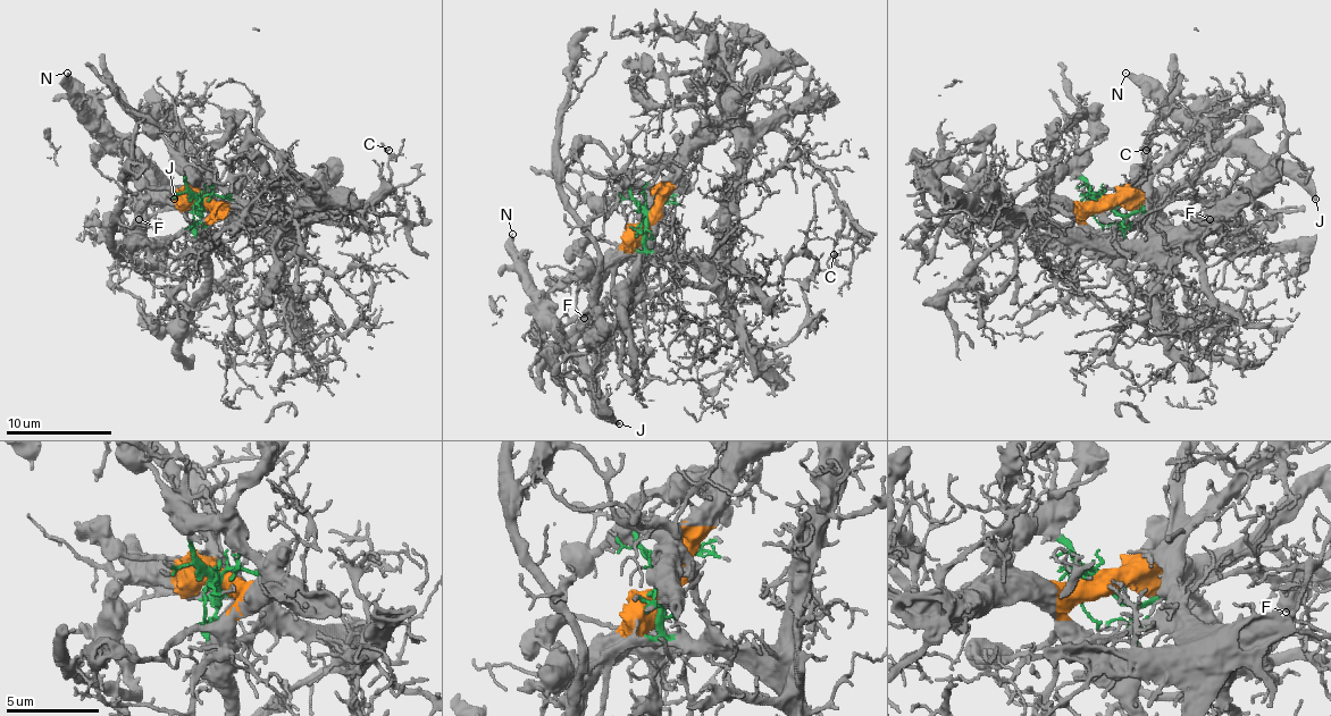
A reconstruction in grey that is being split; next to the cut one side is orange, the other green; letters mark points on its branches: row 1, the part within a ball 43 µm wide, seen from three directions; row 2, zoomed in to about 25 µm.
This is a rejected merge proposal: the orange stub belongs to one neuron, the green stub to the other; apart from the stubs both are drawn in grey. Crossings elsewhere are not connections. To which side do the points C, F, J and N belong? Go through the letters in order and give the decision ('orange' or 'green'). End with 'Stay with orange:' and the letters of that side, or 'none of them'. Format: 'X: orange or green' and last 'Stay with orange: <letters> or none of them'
C: green
F: orange
J: orange
N: orange
Stay with orange: F, J, N

